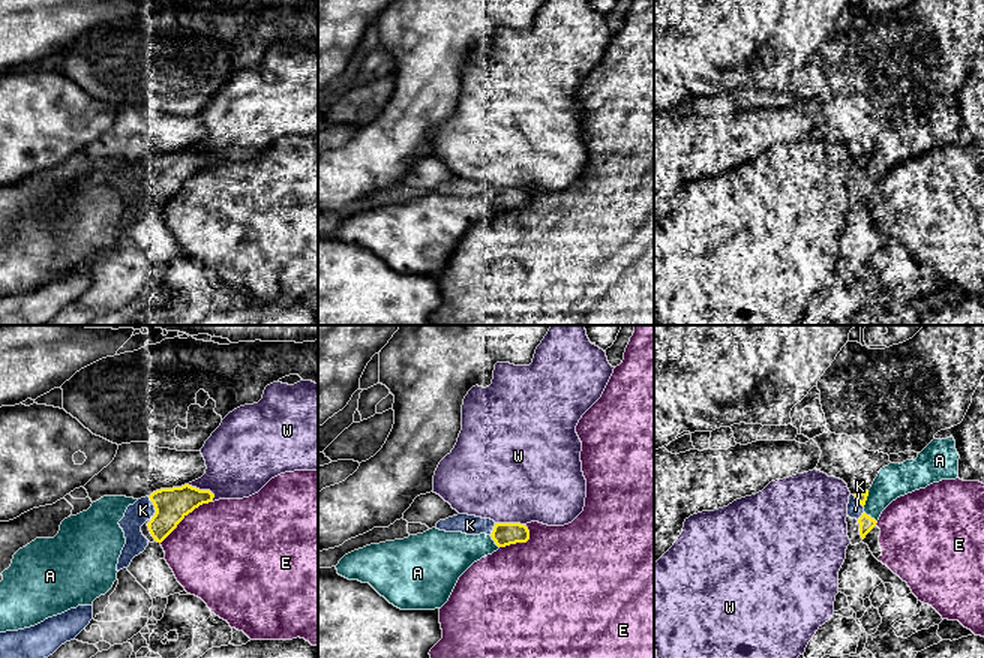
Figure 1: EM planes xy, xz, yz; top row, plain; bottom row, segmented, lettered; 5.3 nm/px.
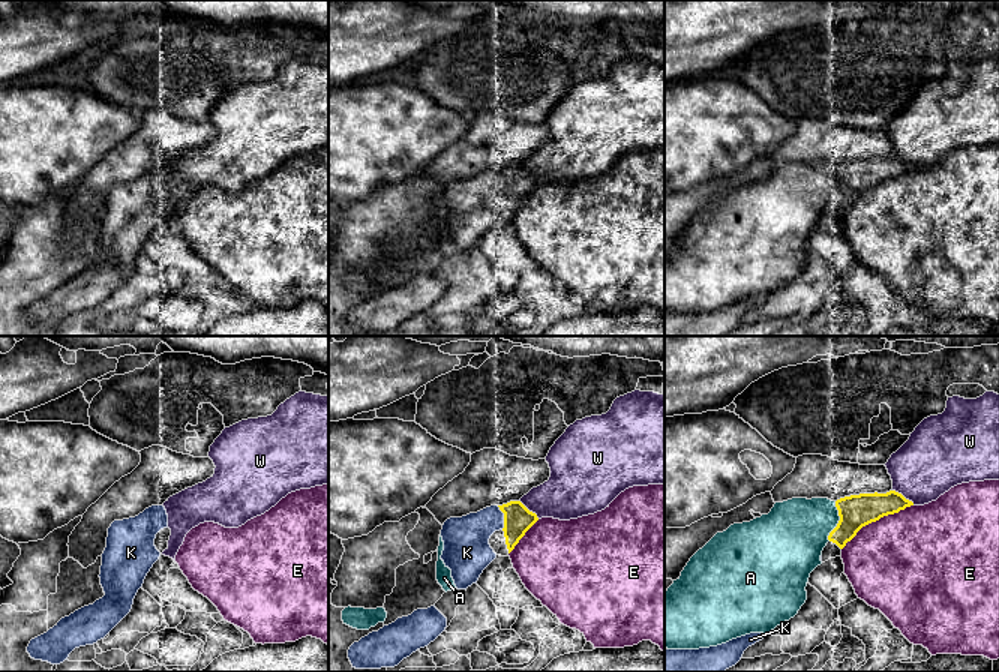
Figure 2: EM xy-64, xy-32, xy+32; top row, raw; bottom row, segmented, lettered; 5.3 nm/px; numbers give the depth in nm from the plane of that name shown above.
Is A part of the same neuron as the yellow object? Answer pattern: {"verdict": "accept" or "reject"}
{"verdict": "reject"}

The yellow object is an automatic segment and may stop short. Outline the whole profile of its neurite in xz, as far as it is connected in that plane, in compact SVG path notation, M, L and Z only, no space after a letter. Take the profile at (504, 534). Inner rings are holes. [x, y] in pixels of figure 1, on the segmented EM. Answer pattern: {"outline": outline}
{"outline": "M458 514L446 520L440 520L435 526L446 532L462 532L466 535L490 535L498 547L506 547L516 543L526 543L530 531L520 523L495 523L490 519L482 519L468 514Z"}

